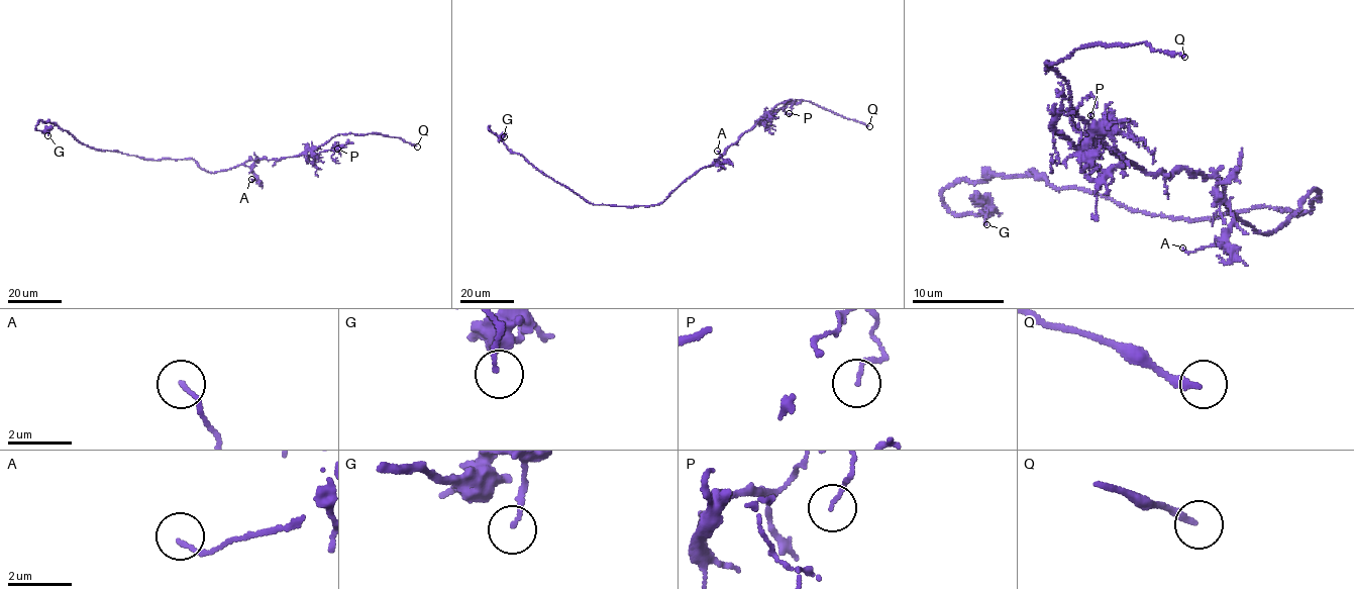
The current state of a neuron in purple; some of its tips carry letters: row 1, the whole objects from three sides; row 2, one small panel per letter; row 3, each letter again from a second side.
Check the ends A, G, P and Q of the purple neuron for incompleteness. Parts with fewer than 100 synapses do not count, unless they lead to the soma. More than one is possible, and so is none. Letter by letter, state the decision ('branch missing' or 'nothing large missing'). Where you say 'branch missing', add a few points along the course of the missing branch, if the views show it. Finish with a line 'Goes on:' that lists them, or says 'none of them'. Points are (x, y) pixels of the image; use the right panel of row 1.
A: nothing large missing
G: nothing large missing
P: nothing large missing
Q: branch missing; missing branch runs (1184, 57), (1195, 71), (1188, 74), (1185, 61), (1232, 24)
Goes on: Q

